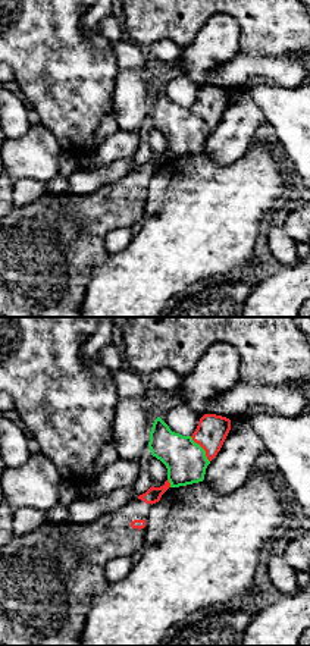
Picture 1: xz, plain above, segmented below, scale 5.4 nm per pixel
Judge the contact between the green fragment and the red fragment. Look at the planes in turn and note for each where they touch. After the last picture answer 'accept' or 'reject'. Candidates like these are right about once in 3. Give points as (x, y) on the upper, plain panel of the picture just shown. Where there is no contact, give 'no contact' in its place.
meets green at (203, 121)

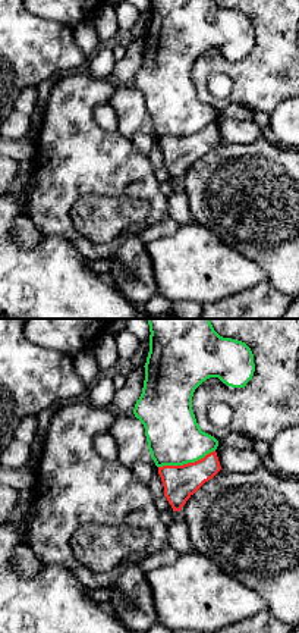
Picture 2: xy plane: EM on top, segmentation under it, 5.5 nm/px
meets green at (186, 134)

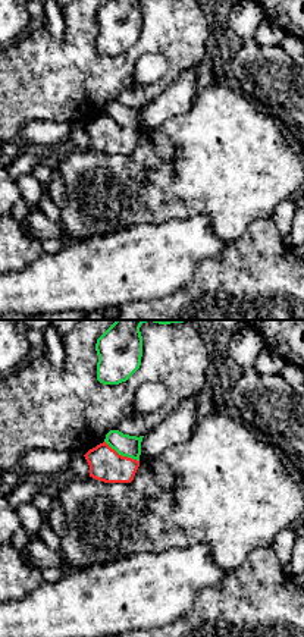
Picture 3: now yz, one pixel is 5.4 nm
meets green at (122, 126)

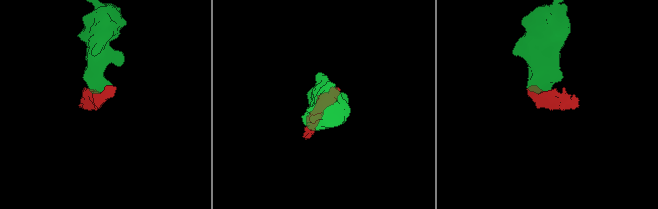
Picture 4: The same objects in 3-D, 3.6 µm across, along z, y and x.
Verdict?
reject

